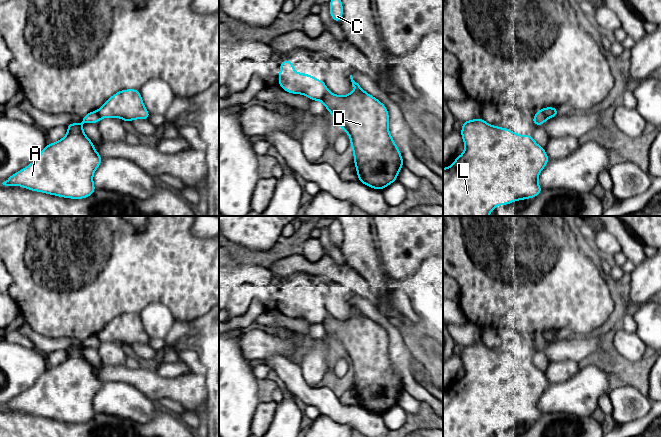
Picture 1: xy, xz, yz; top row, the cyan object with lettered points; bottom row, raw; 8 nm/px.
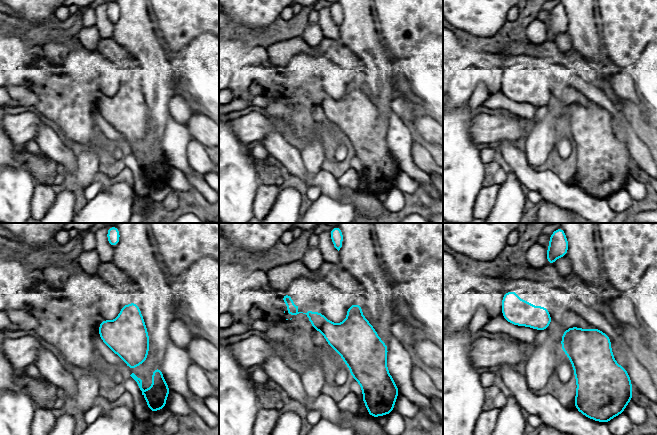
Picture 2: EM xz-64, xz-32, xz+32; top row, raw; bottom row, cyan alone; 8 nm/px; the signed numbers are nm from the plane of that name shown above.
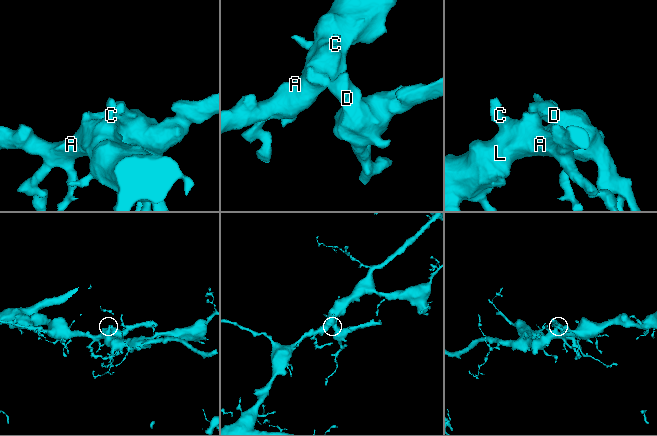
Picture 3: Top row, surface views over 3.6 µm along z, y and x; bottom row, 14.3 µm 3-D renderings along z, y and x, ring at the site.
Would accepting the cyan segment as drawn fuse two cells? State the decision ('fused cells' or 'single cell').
fused cells

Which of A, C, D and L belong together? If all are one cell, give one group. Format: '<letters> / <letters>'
A C L / D

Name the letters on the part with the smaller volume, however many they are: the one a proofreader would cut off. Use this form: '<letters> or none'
D

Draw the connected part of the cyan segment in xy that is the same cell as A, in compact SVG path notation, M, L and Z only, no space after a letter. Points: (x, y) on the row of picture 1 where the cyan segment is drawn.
M91 111L82 116L81 123L67 124L68 131L62 139L48 143L32 163L12 174L2 184L10 187L22 186L27 190L70 199L85 199L91 196L97 190L93 183L93 175L103 158L84 133L82 124L98 124L100 119L97 111Z

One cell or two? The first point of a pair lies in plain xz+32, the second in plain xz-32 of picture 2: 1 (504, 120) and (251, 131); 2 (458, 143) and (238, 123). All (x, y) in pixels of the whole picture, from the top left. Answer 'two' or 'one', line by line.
1: one
2: two

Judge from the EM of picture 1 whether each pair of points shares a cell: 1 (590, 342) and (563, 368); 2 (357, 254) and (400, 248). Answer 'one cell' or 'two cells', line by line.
1: two cells
2: two cells

